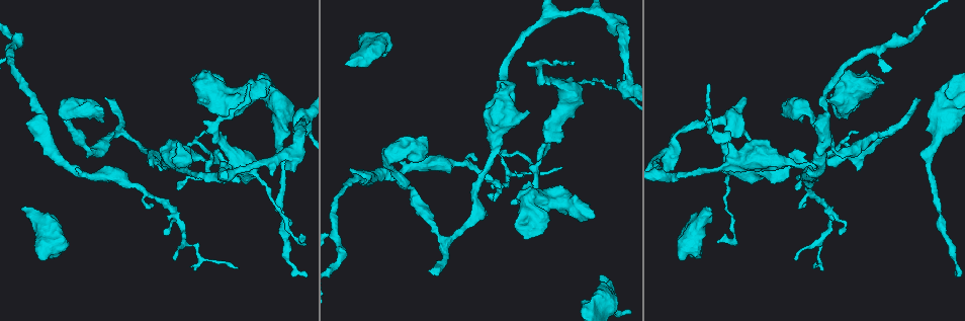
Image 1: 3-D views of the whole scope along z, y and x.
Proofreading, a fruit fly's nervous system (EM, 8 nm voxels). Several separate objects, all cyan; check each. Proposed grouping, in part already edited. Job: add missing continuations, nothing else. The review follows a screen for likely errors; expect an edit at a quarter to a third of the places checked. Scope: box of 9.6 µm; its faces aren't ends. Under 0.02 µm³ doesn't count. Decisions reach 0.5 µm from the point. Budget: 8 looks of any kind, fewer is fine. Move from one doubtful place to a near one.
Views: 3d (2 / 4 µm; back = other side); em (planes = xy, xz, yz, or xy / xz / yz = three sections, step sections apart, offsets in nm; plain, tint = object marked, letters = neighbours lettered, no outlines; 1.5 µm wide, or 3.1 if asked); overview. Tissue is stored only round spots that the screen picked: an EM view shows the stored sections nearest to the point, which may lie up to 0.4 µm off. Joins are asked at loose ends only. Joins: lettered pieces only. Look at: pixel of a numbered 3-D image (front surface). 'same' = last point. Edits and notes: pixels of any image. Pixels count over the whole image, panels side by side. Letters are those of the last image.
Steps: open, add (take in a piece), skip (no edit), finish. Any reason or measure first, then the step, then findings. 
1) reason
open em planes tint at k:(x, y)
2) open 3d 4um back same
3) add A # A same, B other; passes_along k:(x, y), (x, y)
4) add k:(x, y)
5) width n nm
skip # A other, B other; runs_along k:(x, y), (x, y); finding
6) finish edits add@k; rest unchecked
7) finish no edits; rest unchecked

branch stops here
open em xy step 4 tint at 1:(795, 187)

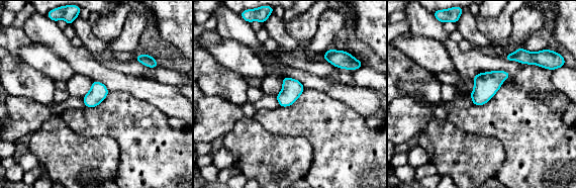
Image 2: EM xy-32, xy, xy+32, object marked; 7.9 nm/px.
cut it another way
open em planes letters same

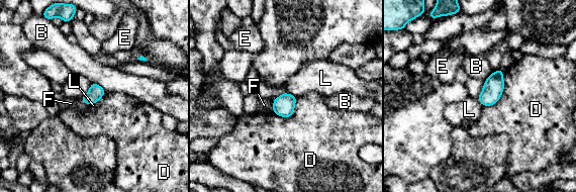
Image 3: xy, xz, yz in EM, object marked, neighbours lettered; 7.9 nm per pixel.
width 120 nm; longest_contact D 340 nm
skip # B other, D other, E other, F other, L other; none of them fits

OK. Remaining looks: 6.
an open end
open 3d 4um at 1:(857, 132)

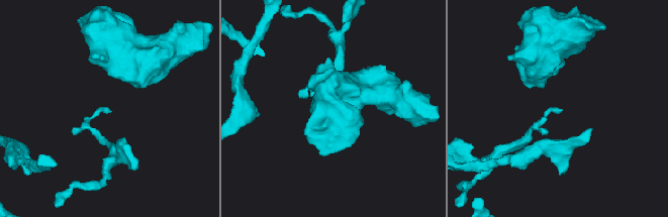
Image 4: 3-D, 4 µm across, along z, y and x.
need the tissue
open em xz step 8 letters at 4:(561, 109)

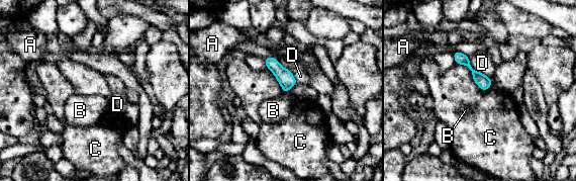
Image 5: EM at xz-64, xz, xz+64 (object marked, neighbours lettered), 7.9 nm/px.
width 100 nm
skip # A other, B other, C other, D other; border 5:(457, 63), (482, 89), (490, 86); no lettered piece goes on from it

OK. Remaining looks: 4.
free end
open em planes letters at 1:(430, 269)

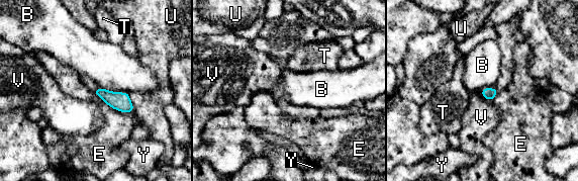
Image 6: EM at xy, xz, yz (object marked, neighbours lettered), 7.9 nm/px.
skip # B other, E other, T other, U other, V other, Y other; border 6:(480, 93), (491, 100); no lettered piece goes on from it

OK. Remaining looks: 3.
finish no edits; rest unchecked

